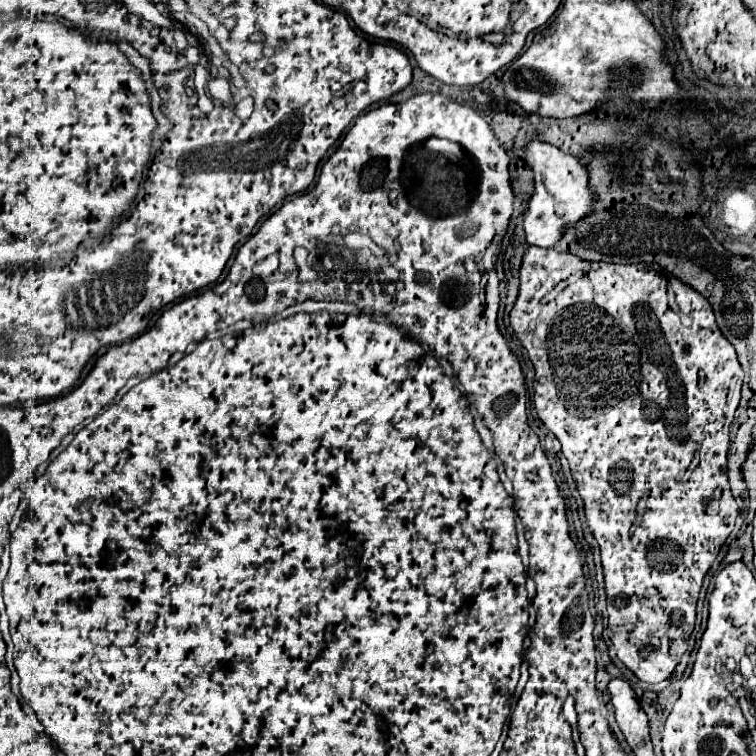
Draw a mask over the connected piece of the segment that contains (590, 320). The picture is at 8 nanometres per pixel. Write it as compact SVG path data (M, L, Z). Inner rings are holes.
M529 247L521 262L521 289L519 297L511 311L511 327L523 347L529 353L531 363L535 365L535 409L545 427L555 433L555 437L563 445L563 455L571 465L573 479L577 483L577 491L585 503L587 523L599 541L601 547L601 563L605 571L605 593L607 593L607 613L609 613L609 639L615 645L617 657L623 661L627 669L631 669L641 681L656 684L665 681L683 653L687 651L687 639L695 627L695 609L697 597L703 585L703 579L719 555L723 543L733 531L735 519L739 515L737 503L733 499L727 485L727 451L729 451L729 425L733 421L733 413L739 405L743 371L737 361L737 353L733 345L721 335L713 309L703 295L697 295L691 287L683 285L679 279L667 277L659 269L643 269L637 265L611 265L611 263L587 263L579 257L557 253L555 249L539 249ZM569 281L569 285L555 297L549 299L549 293L561 283ZM715 489L721 489L717 495L715 506L711 499L715 497Z

